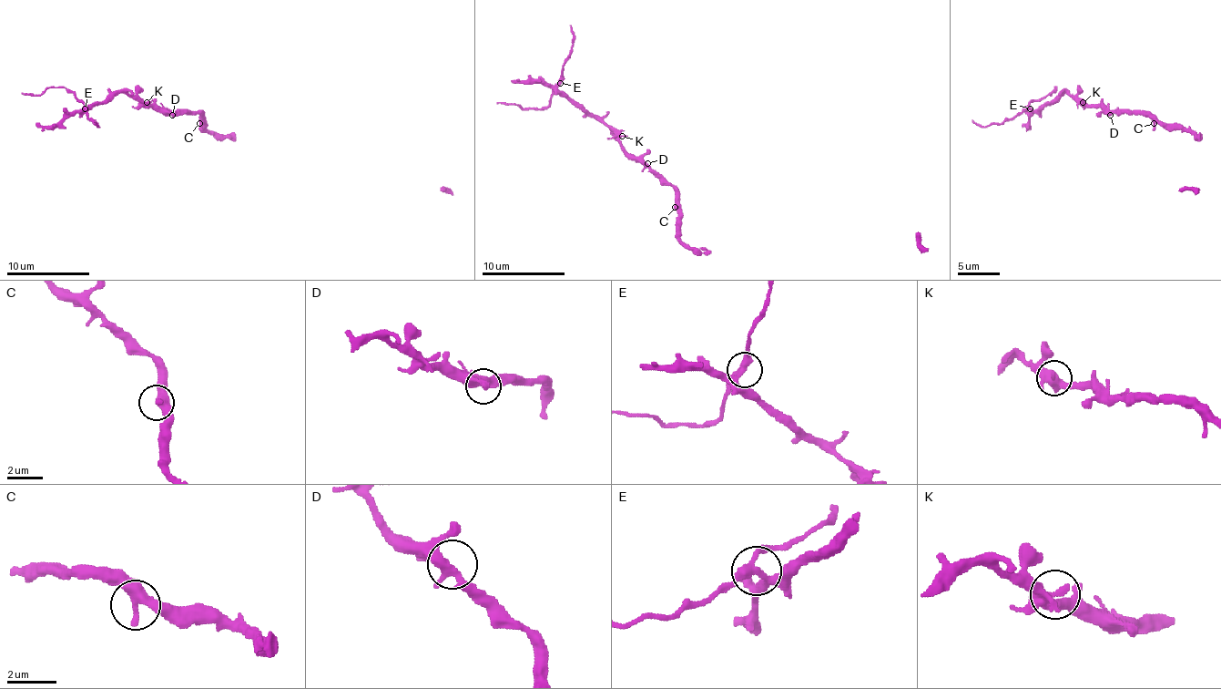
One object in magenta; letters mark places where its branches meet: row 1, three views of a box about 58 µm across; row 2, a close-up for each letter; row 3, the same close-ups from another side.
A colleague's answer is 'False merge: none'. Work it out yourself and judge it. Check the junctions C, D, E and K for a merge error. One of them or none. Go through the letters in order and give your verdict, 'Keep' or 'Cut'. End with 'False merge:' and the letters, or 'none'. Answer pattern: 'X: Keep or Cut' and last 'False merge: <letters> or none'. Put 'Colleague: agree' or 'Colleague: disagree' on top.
Colleague: disagree
C: Keep
D: Keep
E: Cut
K: Keep
False merge: E

